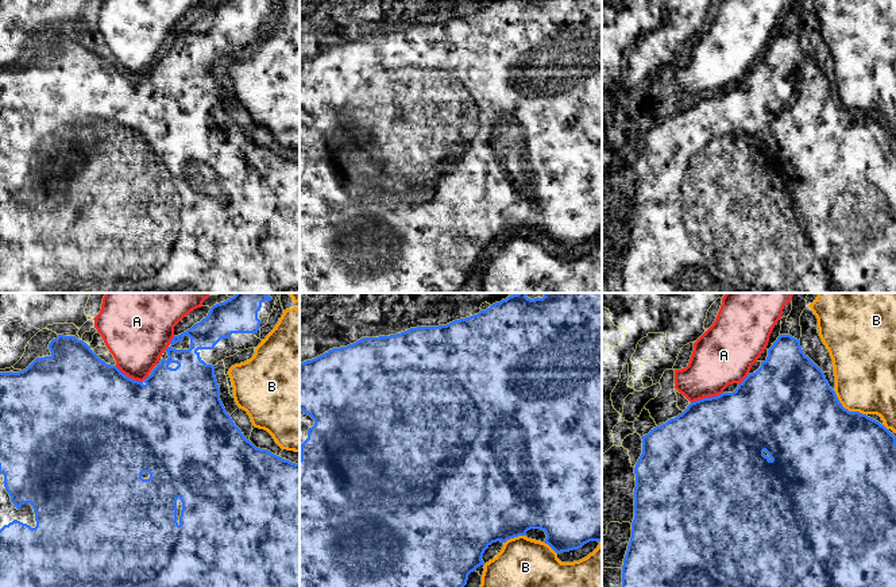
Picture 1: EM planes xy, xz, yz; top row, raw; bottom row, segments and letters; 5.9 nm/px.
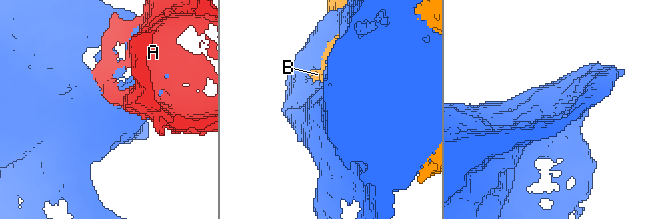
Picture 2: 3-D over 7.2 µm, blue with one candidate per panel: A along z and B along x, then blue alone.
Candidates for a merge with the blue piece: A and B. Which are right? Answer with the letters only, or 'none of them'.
none of them

